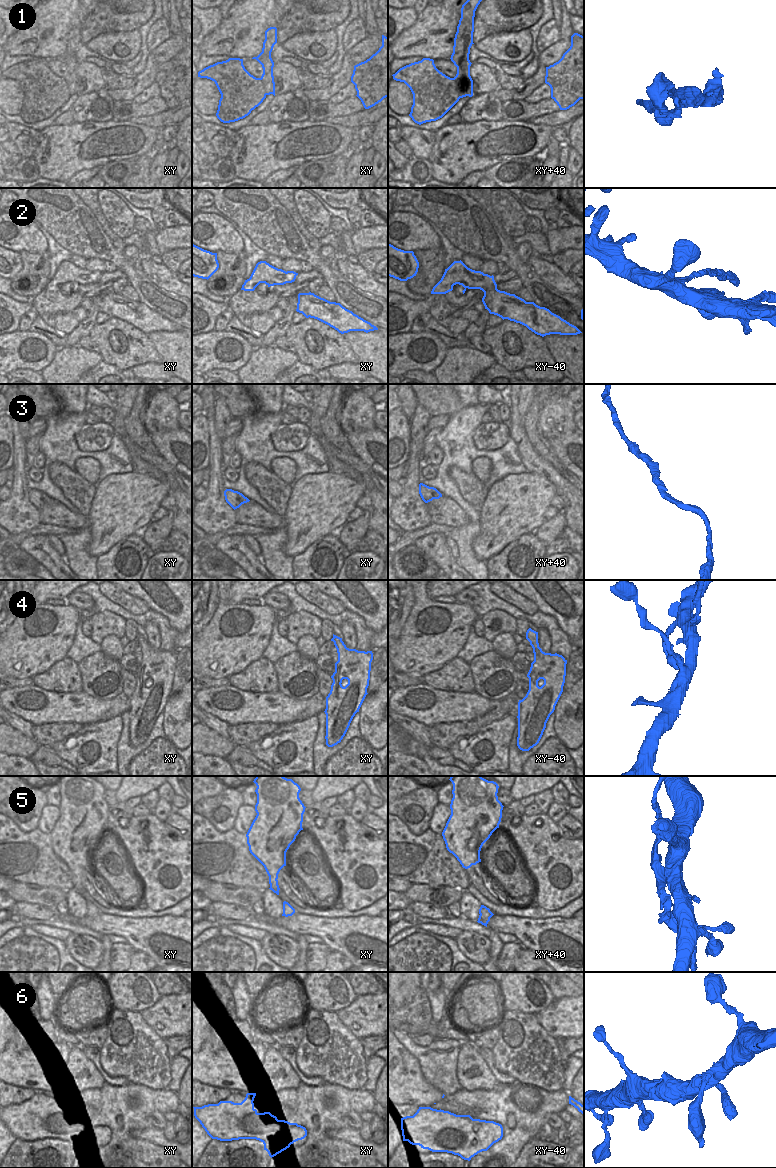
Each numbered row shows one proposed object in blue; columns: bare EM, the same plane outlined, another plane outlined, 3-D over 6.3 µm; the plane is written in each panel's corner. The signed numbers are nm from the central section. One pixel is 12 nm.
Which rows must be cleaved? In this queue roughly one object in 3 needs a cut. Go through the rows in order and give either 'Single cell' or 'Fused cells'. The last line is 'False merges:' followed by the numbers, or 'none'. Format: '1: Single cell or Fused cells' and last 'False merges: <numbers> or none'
1: Single cell
2: Fused cells
3: Single cell
4: Fused cells
5: Fused cells
6: Single cell
False merges: 2, 4, 5

